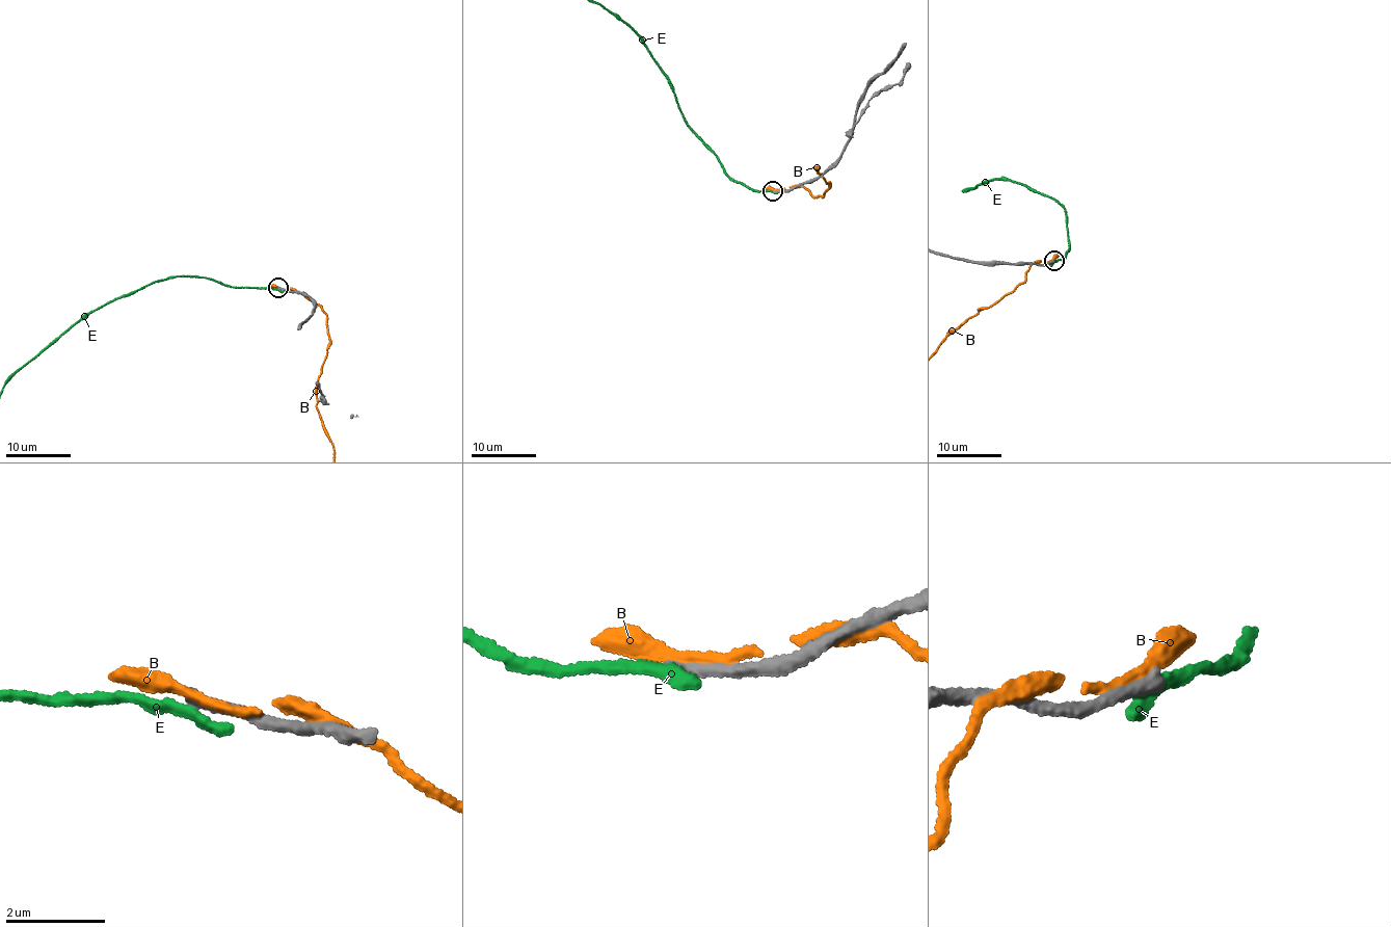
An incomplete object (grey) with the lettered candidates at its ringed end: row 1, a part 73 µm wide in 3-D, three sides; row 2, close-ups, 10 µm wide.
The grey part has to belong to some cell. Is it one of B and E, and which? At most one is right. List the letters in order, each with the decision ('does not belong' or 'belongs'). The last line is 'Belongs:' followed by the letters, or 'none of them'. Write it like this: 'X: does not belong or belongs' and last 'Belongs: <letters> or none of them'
B: does not belong
E: does not belong
Belongs: none of them

